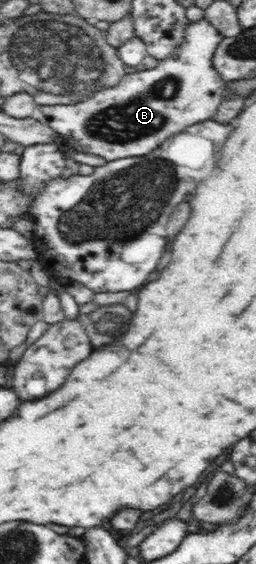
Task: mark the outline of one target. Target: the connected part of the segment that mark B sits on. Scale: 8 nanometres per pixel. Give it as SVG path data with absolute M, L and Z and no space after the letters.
M204 18L196 23L189 23L182 43L168 59L161 60L157 67L126 73L114 87L100 89L94 92L94 97L86 98L78 103L37 104L32 116L54 129L58 135L66 139L66 145L70 145L76 151L92 153L106 161L148 155L150 151L160 148L170 136L200 121L210 120L217 112L218 105L224 98L226 82L214 69L213 57L222 38L222 34Z

